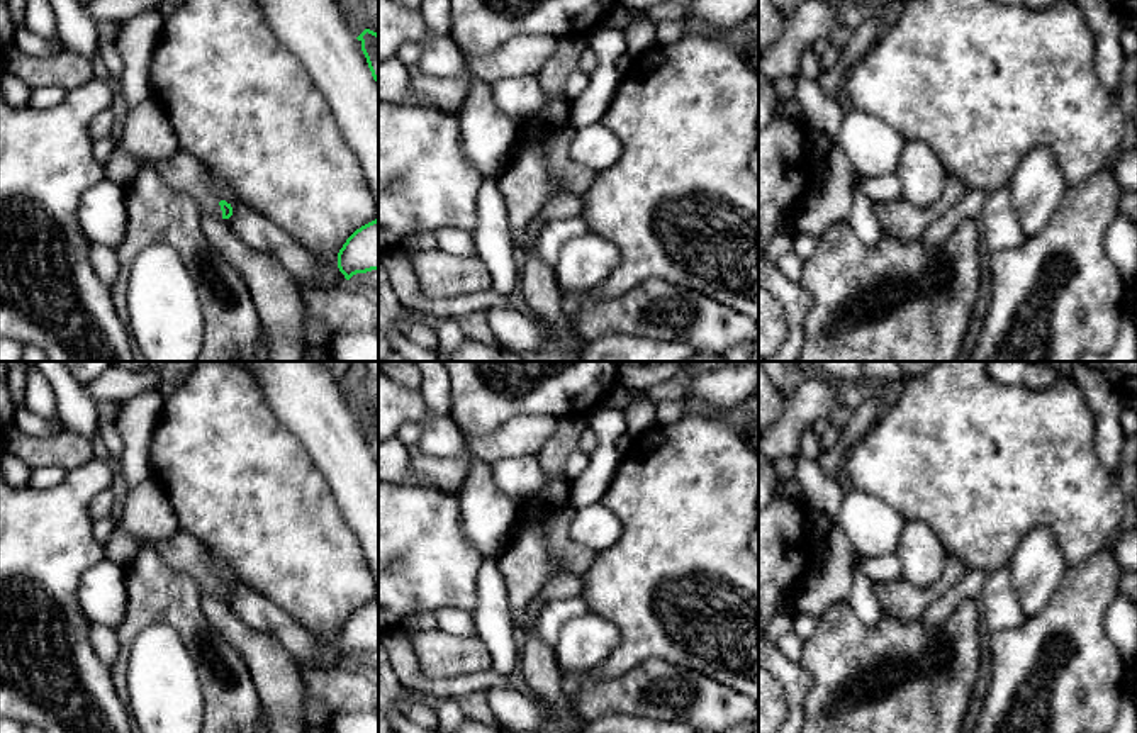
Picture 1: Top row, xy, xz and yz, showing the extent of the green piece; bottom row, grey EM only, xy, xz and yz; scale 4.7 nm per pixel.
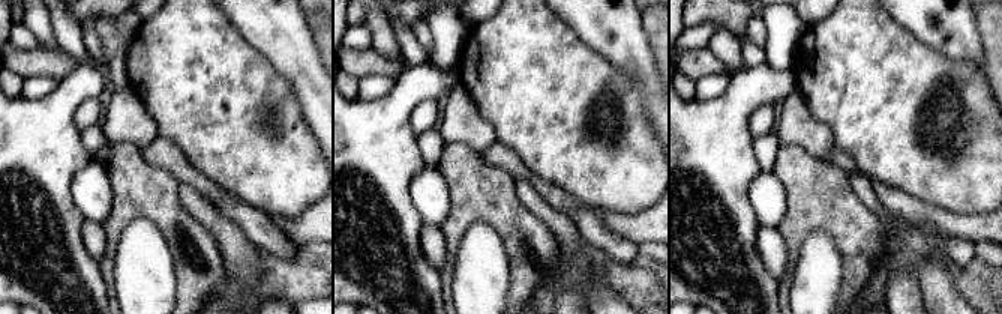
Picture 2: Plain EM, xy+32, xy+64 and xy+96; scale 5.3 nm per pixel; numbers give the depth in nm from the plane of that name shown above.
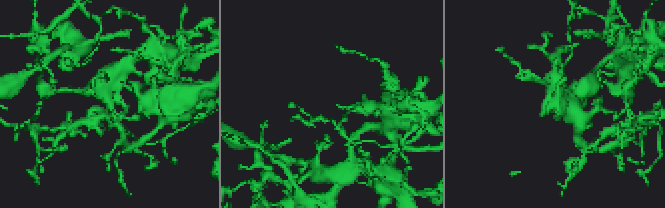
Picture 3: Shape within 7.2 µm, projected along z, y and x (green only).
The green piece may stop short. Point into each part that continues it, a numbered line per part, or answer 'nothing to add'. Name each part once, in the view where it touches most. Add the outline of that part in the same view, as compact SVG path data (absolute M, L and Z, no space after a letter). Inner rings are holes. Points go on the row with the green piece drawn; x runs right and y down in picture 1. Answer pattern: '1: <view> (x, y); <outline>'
1: xy (182, 172); M119 141L104 166L105 178L126 188L129 180L146 165L151 165L160 178L176 192L195 200L204 215L222 217L221 197L209 187L204 165L192 154L178 149L163 161L146 161L132 156Z

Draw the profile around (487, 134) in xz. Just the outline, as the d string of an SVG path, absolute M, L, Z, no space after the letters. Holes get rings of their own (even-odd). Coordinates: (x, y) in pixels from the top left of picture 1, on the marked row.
M472 80L456 117L467 161L480 173L482 180L497 178L518 137L519 126L496 105L492 85Z

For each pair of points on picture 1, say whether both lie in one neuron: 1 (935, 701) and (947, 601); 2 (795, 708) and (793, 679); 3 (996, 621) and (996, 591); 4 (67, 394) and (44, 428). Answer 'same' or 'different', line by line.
1: different
2: same
3: same
4: different

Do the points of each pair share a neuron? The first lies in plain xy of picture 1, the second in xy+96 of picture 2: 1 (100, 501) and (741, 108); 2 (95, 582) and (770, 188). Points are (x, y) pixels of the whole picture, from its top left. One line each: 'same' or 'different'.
1: different
2: same

